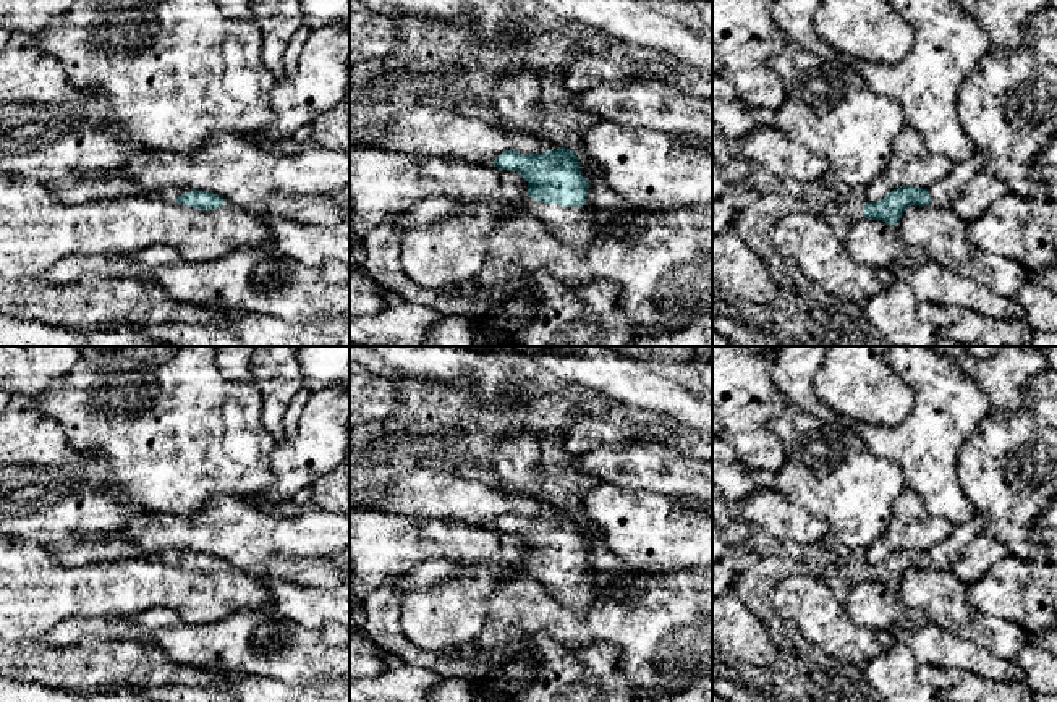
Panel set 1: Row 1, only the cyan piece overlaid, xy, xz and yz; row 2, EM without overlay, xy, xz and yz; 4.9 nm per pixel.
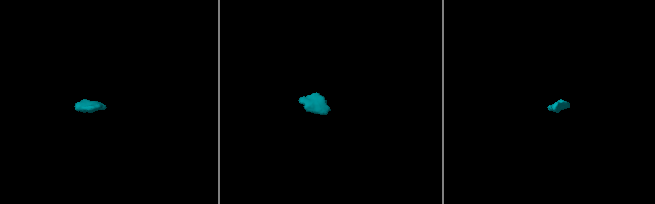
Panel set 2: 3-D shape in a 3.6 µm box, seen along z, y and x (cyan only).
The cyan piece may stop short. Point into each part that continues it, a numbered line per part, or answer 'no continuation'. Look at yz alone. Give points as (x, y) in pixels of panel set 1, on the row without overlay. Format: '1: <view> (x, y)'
1: yz (942, 555)
2: yz (839, 578)

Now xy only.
1: xy (170, 557)

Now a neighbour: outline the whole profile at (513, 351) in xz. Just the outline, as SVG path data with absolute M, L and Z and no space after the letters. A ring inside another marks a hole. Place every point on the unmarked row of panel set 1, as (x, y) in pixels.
M461 346L466 349L473 349L478 353L502 353L513 357L534 357L537 353L544 349L550 349L552 346Z

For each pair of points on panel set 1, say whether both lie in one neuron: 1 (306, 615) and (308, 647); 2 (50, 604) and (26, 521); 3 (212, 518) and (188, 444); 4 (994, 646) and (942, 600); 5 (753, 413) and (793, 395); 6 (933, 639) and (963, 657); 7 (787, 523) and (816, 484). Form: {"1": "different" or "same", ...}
{"1": "different", "2": "different", "3": "different", "4": "same", "5": "different", "6": "same", "7": "different"}

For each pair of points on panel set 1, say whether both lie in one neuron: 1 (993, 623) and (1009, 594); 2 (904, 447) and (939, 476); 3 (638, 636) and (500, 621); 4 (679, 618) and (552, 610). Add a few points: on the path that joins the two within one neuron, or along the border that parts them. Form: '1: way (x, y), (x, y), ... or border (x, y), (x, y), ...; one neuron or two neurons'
1: border (975, 612), (984, 617), (1012, 620), (1027, 634); two neurons
2: way (912, 448), (931, 468); one neuron
3: way (604, 626), (565, 626), (557, 620), (534, 620); one neuron
4: way (648, 618), (611, 618), (599, 625), (583, 625); one neuron

